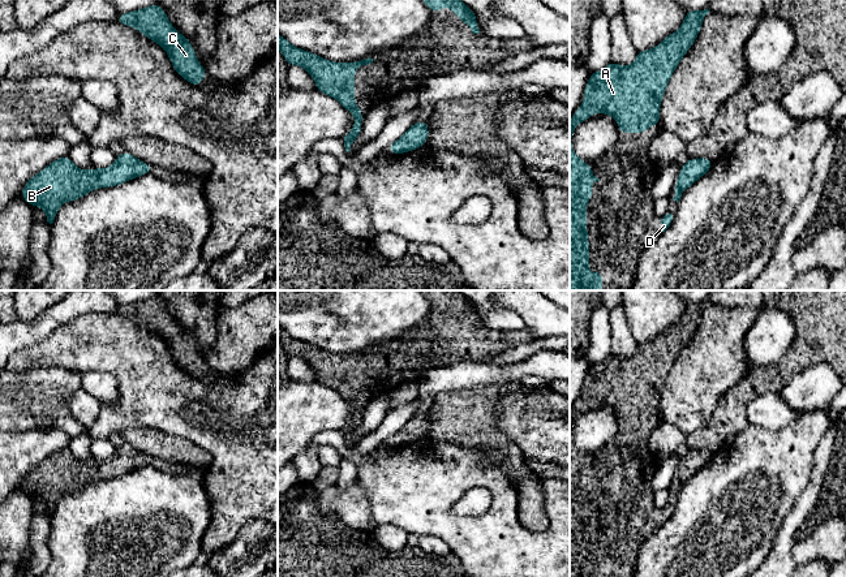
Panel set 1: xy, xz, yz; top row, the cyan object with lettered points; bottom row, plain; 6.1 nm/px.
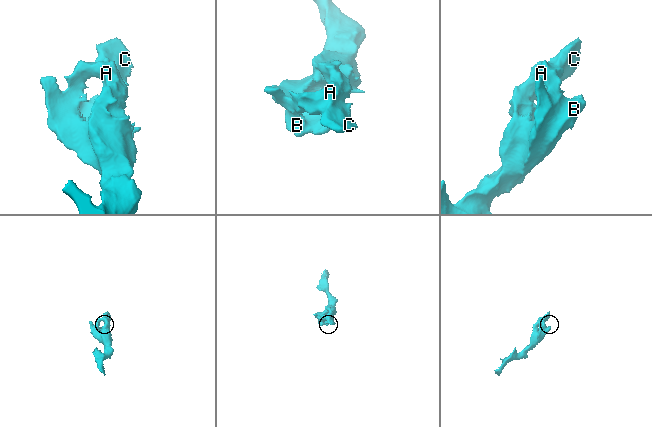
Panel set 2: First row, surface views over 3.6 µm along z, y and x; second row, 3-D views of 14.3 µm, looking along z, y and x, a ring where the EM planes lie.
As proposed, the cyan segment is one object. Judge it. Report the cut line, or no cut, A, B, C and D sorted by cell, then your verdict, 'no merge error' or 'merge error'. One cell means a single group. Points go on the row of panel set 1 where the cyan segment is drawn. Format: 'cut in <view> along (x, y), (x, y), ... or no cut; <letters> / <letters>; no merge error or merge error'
no cut; A B C D; no merge error

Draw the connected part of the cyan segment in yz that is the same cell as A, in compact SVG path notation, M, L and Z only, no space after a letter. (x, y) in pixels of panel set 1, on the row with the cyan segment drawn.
M709 9L688 10L680 29L669 34L657 47L639 51L632 65L607 64L602 70L591 73L584 90L583 106L575 111L570 121L570 290L602 290L602 271L589 272L589 242L587 231L587 202L592 198L592 182L600 181L592 175L592 167L580 160L572 148L571 135L583 121L594 116L598 109L602 115L611 115L620 133L645 133L650 125L660 125L660 104L667 83L696 40L701 23Z

